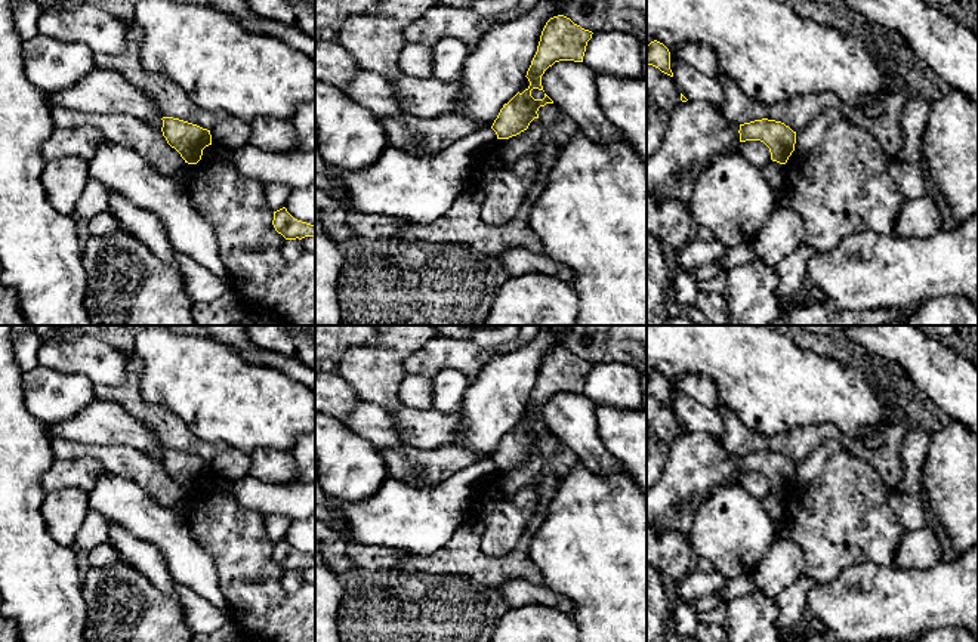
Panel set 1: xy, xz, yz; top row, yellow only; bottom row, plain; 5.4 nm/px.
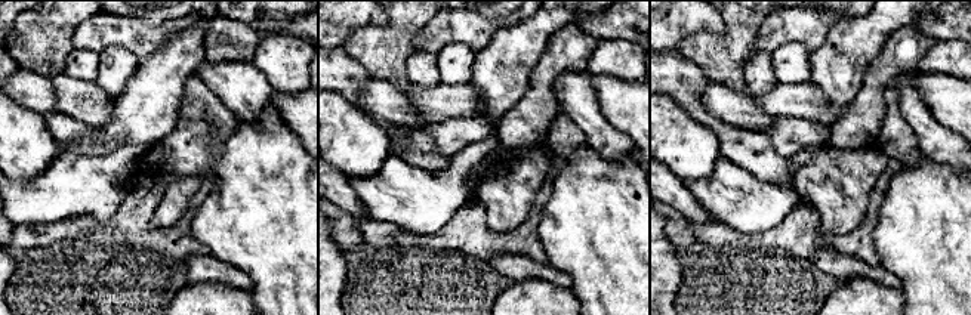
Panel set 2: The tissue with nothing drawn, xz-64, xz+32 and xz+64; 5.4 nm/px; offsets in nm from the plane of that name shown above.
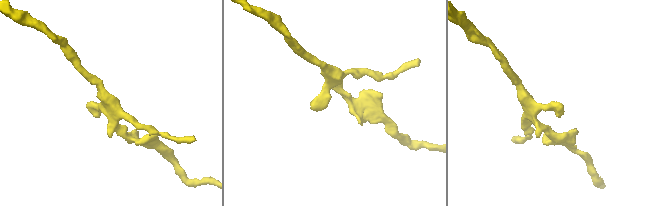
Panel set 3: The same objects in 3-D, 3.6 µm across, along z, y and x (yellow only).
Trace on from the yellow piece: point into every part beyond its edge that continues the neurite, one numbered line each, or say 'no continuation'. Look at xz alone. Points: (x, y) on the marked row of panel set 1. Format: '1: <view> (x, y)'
no continuation

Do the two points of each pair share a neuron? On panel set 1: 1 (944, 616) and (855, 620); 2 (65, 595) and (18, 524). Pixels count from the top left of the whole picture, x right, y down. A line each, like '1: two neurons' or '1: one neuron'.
1: one neuron
2: one neuron

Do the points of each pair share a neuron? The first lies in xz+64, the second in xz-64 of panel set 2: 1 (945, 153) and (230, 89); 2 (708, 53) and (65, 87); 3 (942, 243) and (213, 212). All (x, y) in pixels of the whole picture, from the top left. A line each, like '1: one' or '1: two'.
1: one
2: two
3: one

